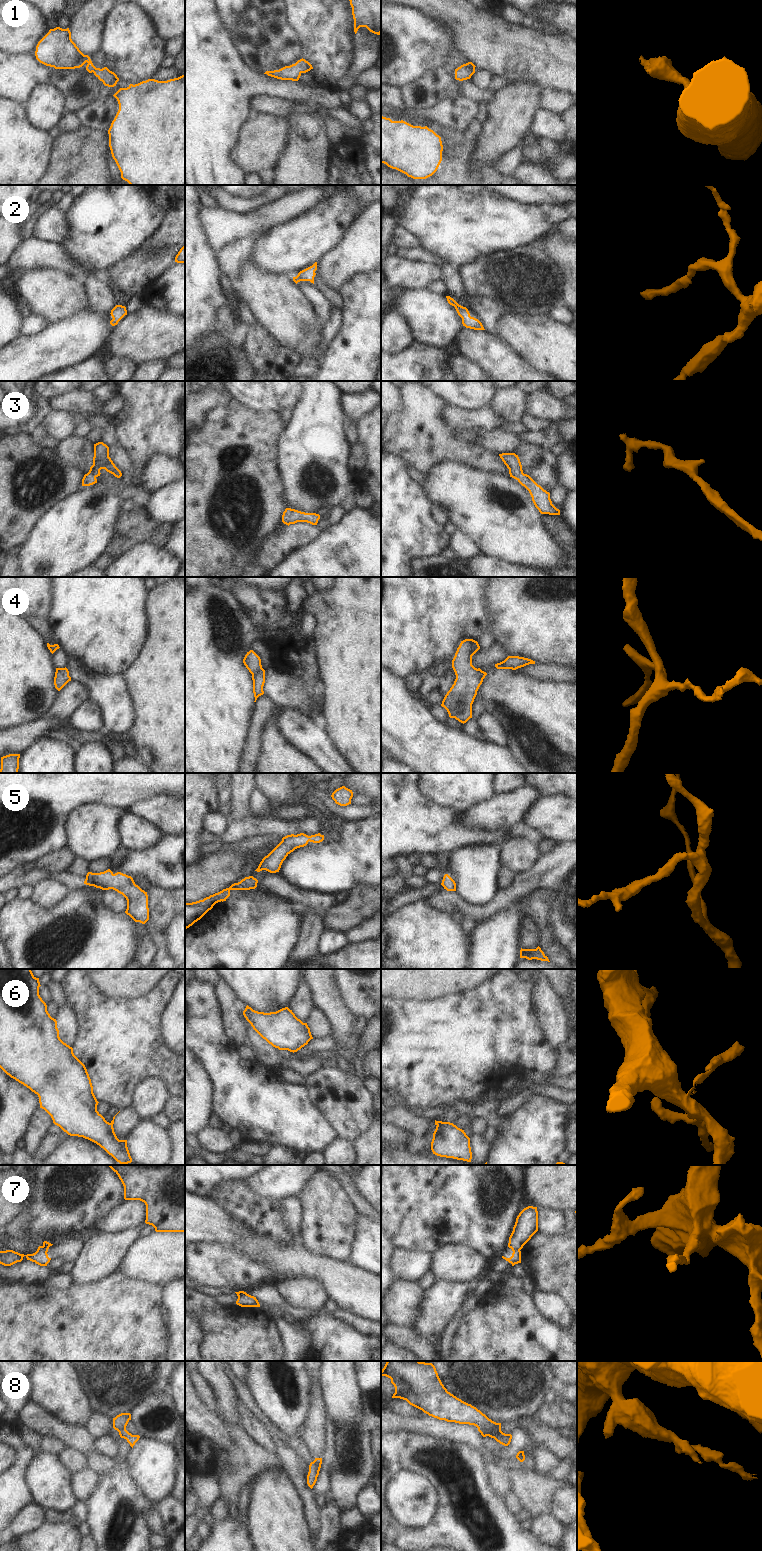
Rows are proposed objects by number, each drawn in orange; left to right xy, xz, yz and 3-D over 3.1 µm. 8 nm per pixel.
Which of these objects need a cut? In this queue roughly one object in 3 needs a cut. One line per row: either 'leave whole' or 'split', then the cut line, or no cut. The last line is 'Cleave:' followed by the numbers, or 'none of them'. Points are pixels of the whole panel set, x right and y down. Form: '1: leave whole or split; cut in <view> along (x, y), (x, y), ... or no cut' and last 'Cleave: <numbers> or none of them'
1: leave whole; no cut
2: leave whole; no cut
3: leave whole; no cut
4: leave whole; no cut
5: leave whole; no cut
6: split; cut in yz along (443, 1122), (437, 1125)
7: split; cut in yz along (508, 1245), (519, 1250)
8: split; cut in yz along (478, 1427), (481, 1427), (489, 1435)
Cleave: 6, 7, 8

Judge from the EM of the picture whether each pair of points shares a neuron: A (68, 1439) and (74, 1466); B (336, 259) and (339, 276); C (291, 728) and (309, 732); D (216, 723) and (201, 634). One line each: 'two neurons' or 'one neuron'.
A: two neurons
B: one neuron
C: one neuron
D: one neuron

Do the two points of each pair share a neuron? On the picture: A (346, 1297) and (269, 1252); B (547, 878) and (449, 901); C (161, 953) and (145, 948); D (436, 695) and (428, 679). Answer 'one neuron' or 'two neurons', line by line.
A: one neuron
B: one neuron
C: two neurons
D: one neuron

